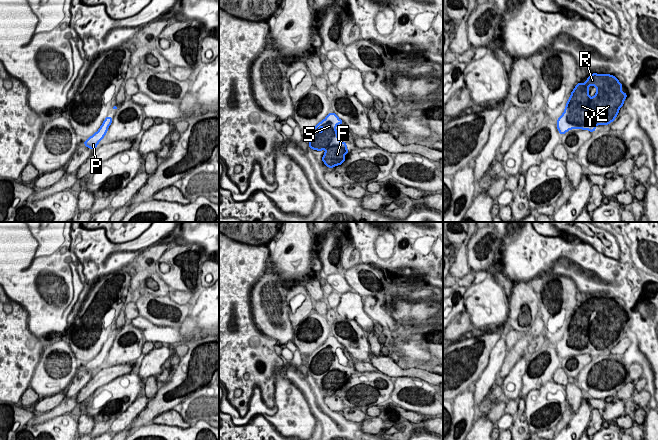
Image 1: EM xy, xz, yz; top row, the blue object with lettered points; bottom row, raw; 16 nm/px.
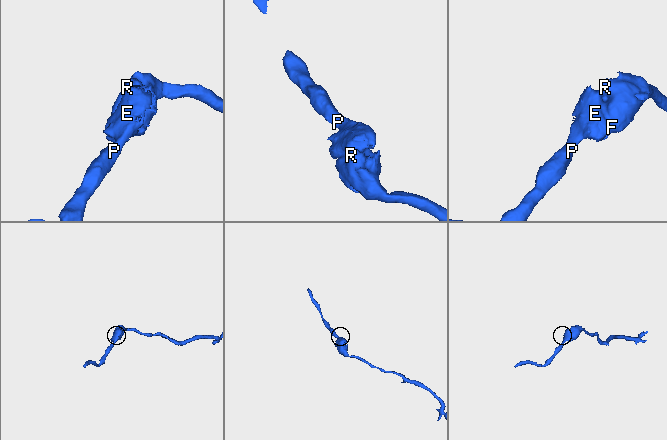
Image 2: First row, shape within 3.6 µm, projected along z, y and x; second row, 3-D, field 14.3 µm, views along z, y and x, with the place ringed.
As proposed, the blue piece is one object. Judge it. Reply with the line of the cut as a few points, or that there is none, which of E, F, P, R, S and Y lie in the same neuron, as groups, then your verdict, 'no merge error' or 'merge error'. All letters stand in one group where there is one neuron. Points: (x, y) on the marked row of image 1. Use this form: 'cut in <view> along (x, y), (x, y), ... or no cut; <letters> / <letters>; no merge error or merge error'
no cut; E F P R S Y; no merge error

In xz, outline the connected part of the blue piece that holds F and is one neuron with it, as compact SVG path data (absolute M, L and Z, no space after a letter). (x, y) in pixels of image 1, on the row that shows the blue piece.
M330 112L324 120L310 130L313 134L308 141L310 149L326 150L321 160L330 169L345 162L344 155L350 153L346 147L347 143L338 138L337 124L344 124L344 122L335 113Z

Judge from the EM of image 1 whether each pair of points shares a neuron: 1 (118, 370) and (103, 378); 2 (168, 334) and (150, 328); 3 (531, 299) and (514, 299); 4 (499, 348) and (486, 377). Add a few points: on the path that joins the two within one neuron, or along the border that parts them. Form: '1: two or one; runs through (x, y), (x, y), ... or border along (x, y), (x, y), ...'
1: one; runs through (114, 372), (107, 375)
2: one; runs through (164, 334), (154, 332)
3: one; runs through (527, 299), (518, 299)
4: one; runs through (497, 355), (491, 370)

